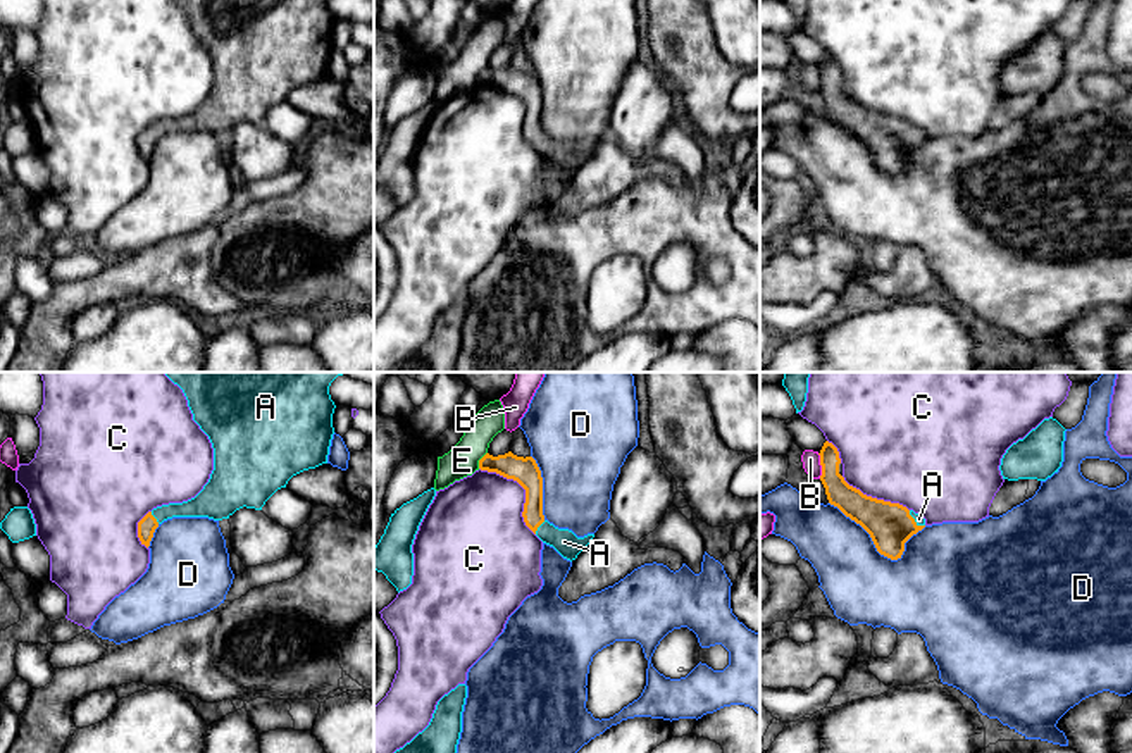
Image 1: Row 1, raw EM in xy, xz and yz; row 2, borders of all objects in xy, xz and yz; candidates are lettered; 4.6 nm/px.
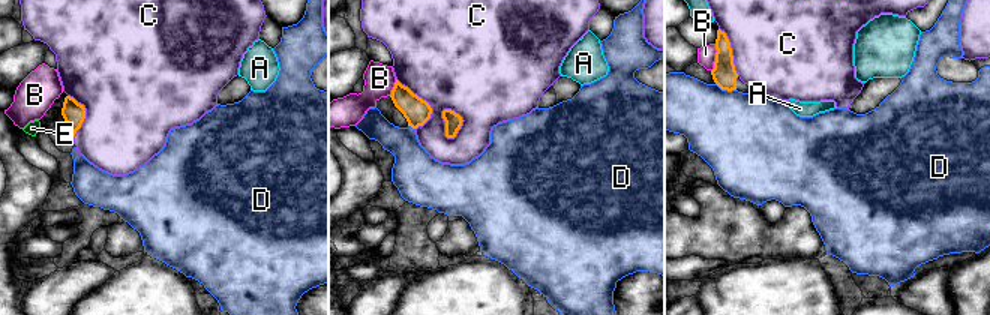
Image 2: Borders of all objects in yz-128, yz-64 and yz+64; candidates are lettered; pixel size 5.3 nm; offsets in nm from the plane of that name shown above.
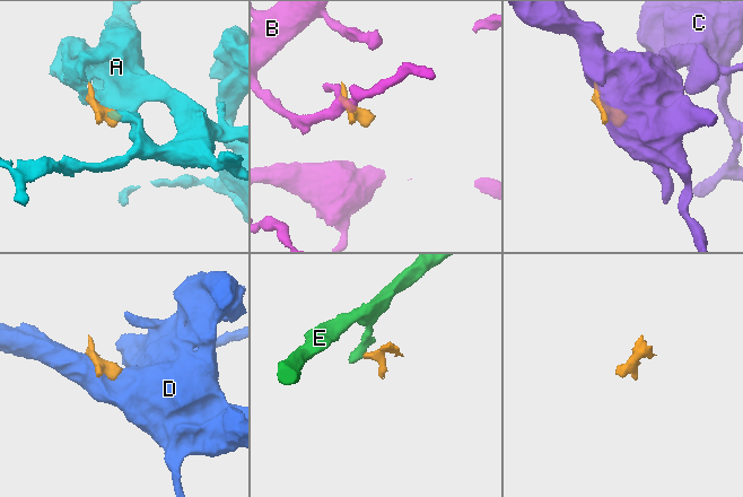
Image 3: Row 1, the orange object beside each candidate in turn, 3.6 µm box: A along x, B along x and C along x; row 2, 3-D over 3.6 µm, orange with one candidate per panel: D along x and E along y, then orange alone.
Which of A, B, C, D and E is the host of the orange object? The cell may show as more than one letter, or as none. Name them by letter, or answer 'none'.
A

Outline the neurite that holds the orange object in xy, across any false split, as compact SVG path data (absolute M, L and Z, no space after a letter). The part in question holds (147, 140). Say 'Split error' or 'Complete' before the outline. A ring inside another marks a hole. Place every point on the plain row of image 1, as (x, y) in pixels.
Split error. M329 0L179 2L212 57L214 84L195 112L157 121L138 136L146 162L167 133L222 134L243 121L262 124L293 90L327 78L336 22Z

